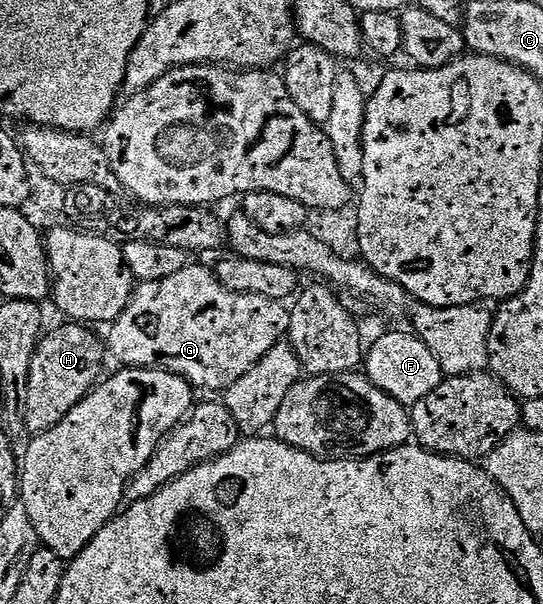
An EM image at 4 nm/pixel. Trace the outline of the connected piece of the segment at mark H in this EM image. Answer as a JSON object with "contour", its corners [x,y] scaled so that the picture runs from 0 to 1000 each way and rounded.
{"contour":[[[116,533],[110,543],[96,550],[92,545],[64,575],[61,599],[53,606],[53,652],[46,659],[52,717],[87,715],[105,705],[105,699],[112,699],[112,692],[120,692],[120,685],[127,685],[127,679],[134,679],[134,672],[184,634],[192,621],[193,570],[166,548],[173,550],[144,533]]]}

